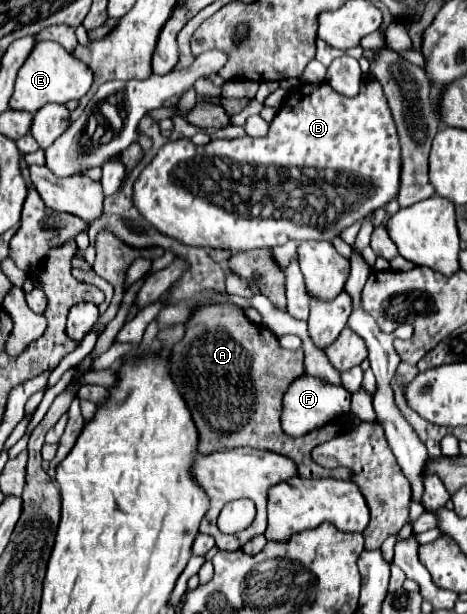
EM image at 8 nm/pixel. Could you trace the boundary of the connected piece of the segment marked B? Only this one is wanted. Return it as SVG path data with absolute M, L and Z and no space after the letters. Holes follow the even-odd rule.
M364 76L364 86L360 90L360 94L356 98L348 98L342 94L336 94L326 82L318 82L318 84L302 84L294 90L288 92L280 112L274 116L274 120L270 122L270 132L264 138L234 138L234 140L212 140L206 146L196 146L192 144L190 138L180 138L180 140L168 140L158 154L154 156L154 160L140 172L138 180L134 182L134 206L138 208L138 212L144 216L144 220L148 224L152 224L158 232L180 240L182 244L188 246L204 246L204 248L226 248L230 252L236 250L252 250L252 248L274 248L274 246L282 246L288 240L332 240L334 236L338 236L346 226L350 226L352 222L364 218L368 212L382 208L384 204L388 204L396 194L398 194L398 184L400 184L400 144L398 144L398 134L396 134L396 126L388 108L388 102L384 98L382 86L376 78L372 76ZM250 168L256 168L258 174L266 174L258 168L276 168L272 184L276 192L264 192L260 196L250 196Z

